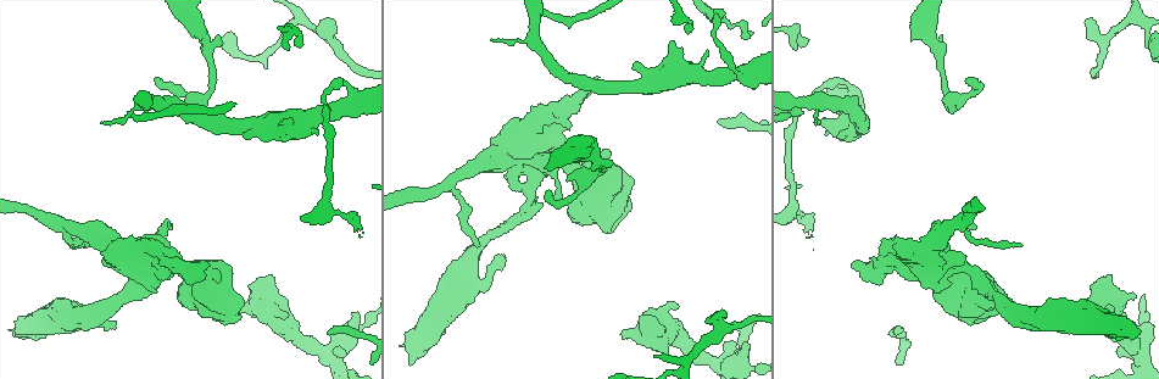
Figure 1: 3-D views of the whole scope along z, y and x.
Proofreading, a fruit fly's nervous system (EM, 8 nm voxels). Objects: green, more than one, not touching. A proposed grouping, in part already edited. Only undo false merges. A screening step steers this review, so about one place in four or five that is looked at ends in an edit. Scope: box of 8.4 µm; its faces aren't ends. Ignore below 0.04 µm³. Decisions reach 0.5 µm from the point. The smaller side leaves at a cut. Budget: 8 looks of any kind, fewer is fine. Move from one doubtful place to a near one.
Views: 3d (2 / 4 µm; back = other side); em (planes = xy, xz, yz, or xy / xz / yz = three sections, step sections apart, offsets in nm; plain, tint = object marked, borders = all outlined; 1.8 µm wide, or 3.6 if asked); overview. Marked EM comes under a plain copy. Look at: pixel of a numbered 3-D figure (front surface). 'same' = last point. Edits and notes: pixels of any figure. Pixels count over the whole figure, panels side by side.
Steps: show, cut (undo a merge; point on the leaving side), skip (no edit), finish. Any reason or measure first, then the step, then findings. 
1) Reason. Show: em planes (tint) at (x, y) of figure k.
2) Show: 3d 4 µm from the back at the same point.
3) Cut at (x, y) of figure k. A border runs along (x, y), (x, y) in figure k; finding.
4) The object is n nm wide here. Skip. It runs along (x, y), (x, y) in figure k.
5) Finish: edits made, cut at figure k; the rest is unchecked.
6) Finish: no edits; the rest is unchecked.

Abrupt turn. Show: em planes (tint) at (532, 152) of figure 1.

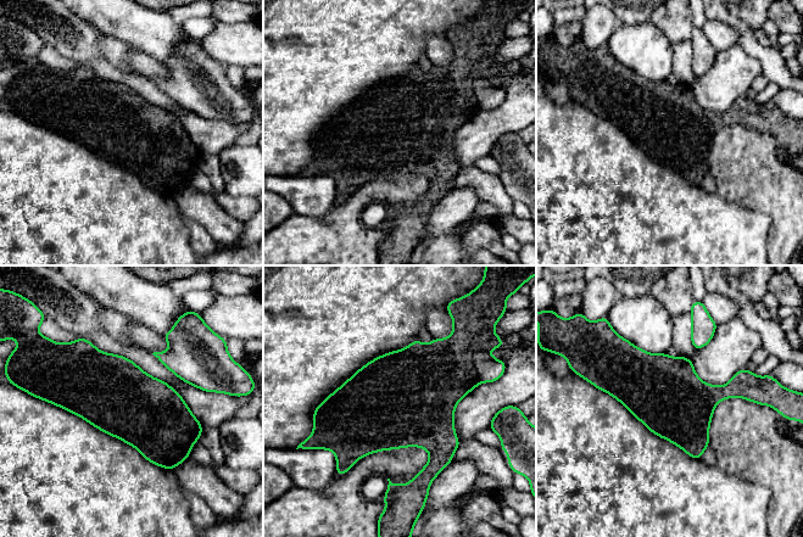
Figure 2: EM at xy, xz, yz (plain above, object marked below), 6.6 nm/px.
Cut at (440, 374) of figure 2. A border runs along (473, 361), (479, 381) in figure 2; a second neuron is stuck on.

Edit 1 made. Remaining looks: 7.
Narrows sharply. Show: em 3.6 µm planes (tint) at (752, 74) of figure 1.

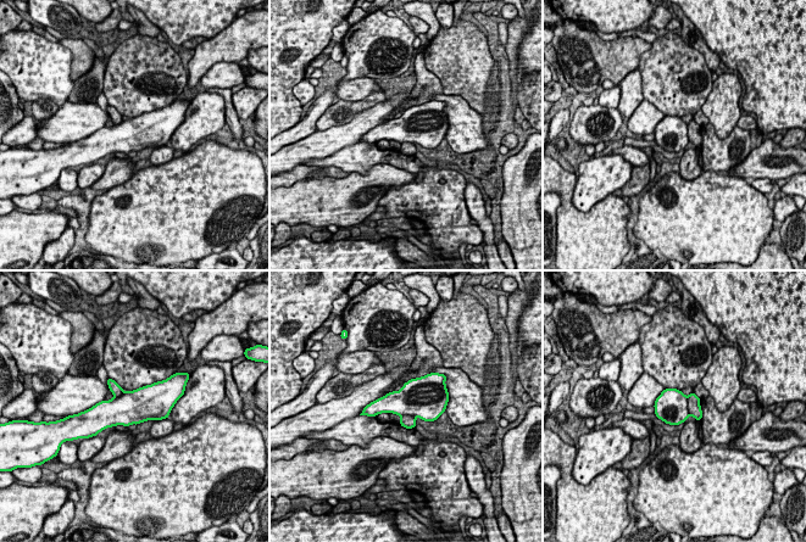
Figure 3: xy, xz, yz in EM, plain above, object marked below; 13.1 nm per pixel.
Cut at (694, 407) of figure 3. A second neuron is stuck on.

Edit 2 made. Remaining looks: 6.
Redraw. Show: overview.

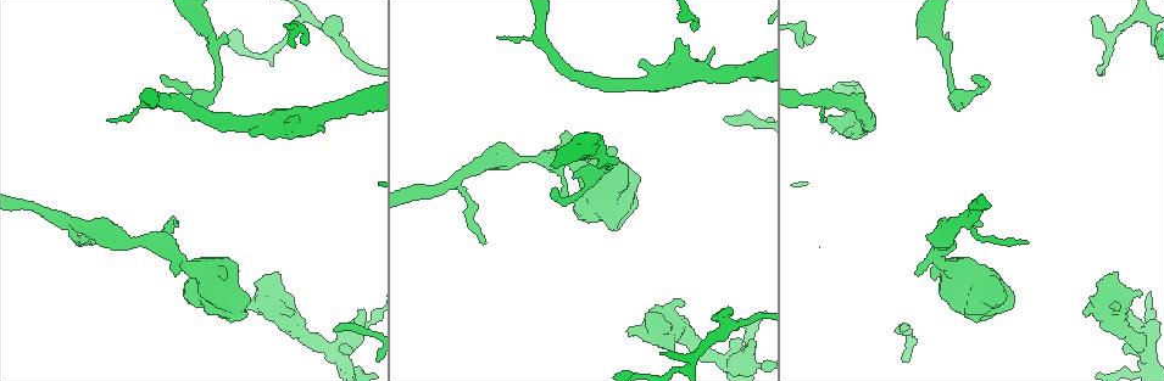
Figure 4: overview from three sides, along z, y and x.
Sharp bend. Show: 3d 4 µm at (335, 351) of figure 4.

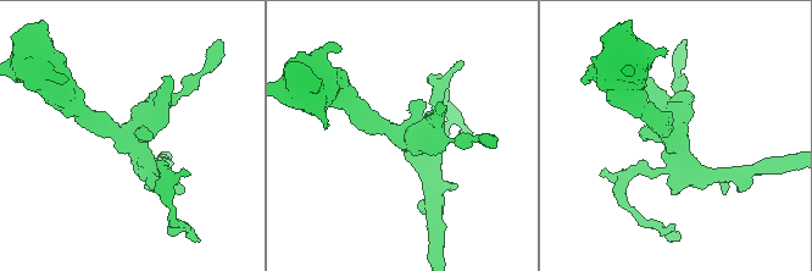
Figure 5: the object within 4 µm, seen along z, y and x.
Shape alone is not enough. Show: em planes (tint) at (405, 135) of figure 5.

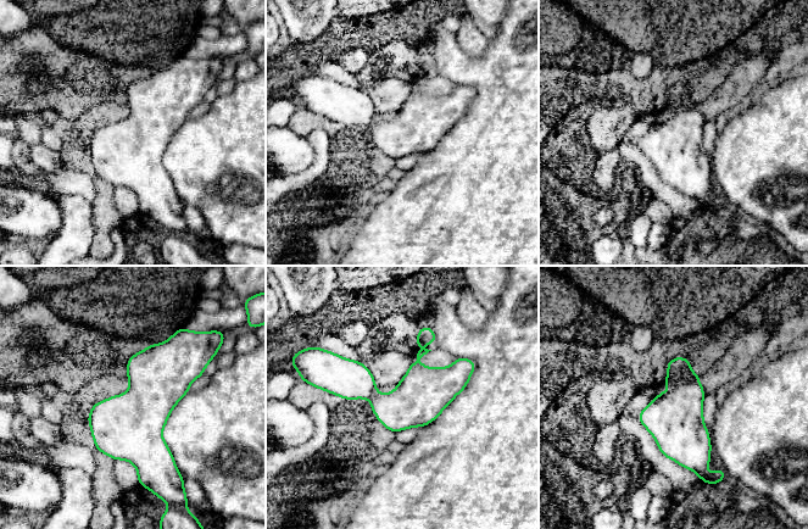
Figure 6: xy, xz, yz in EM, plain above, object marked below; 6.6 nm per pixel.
Skip. One neuron here.

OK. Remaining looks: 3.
Finish: edits made, cut at figure 2, cut at figure 3; the rest is unchecked.

